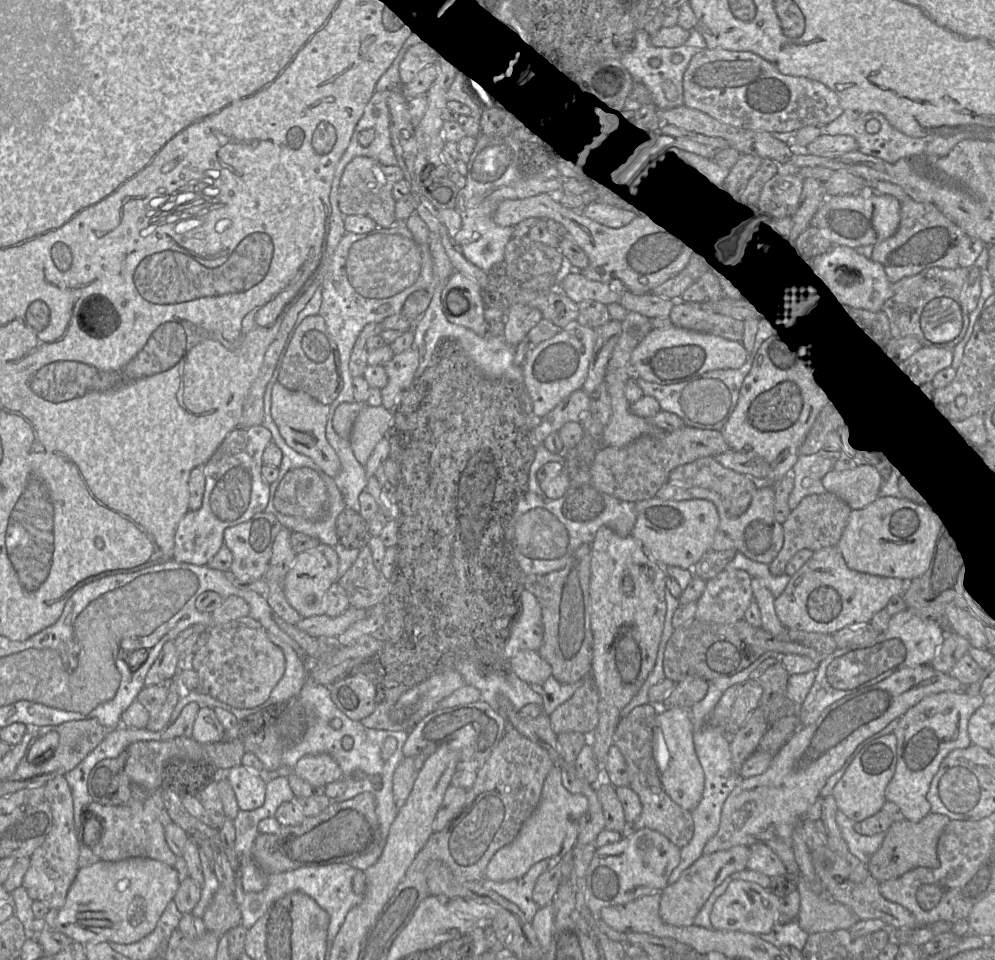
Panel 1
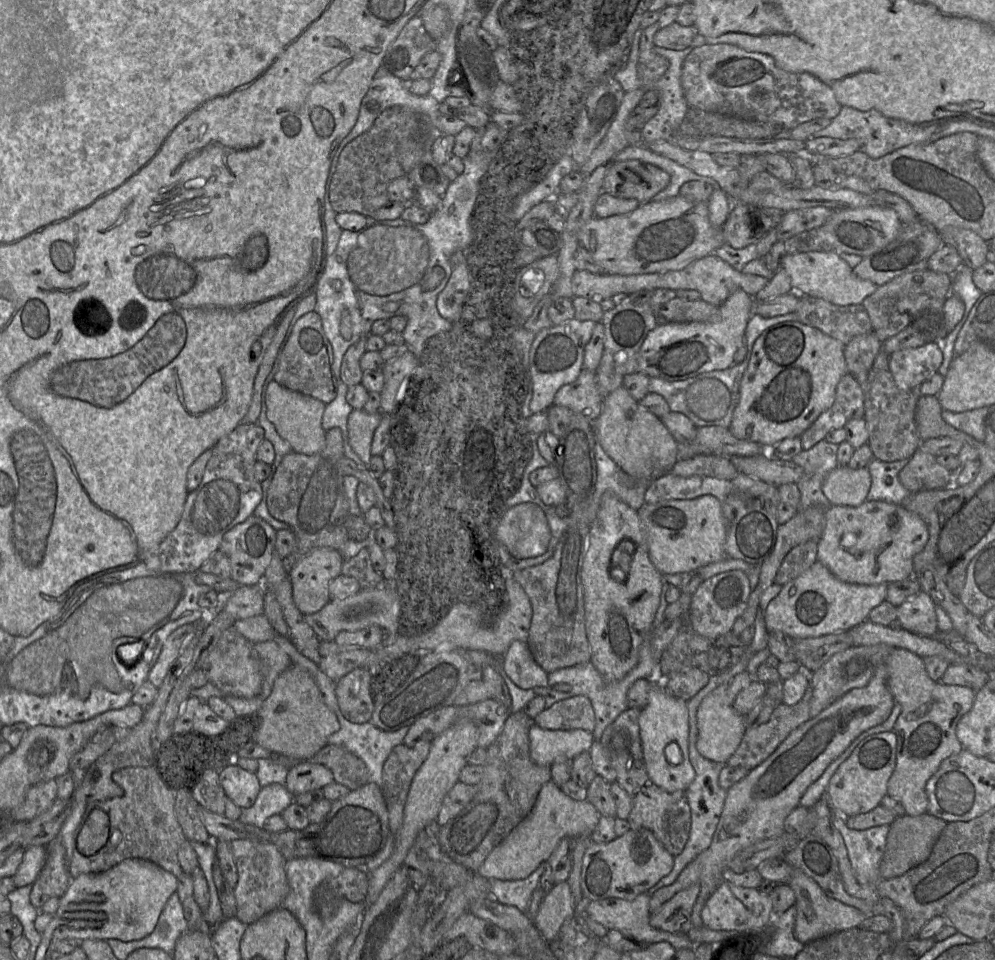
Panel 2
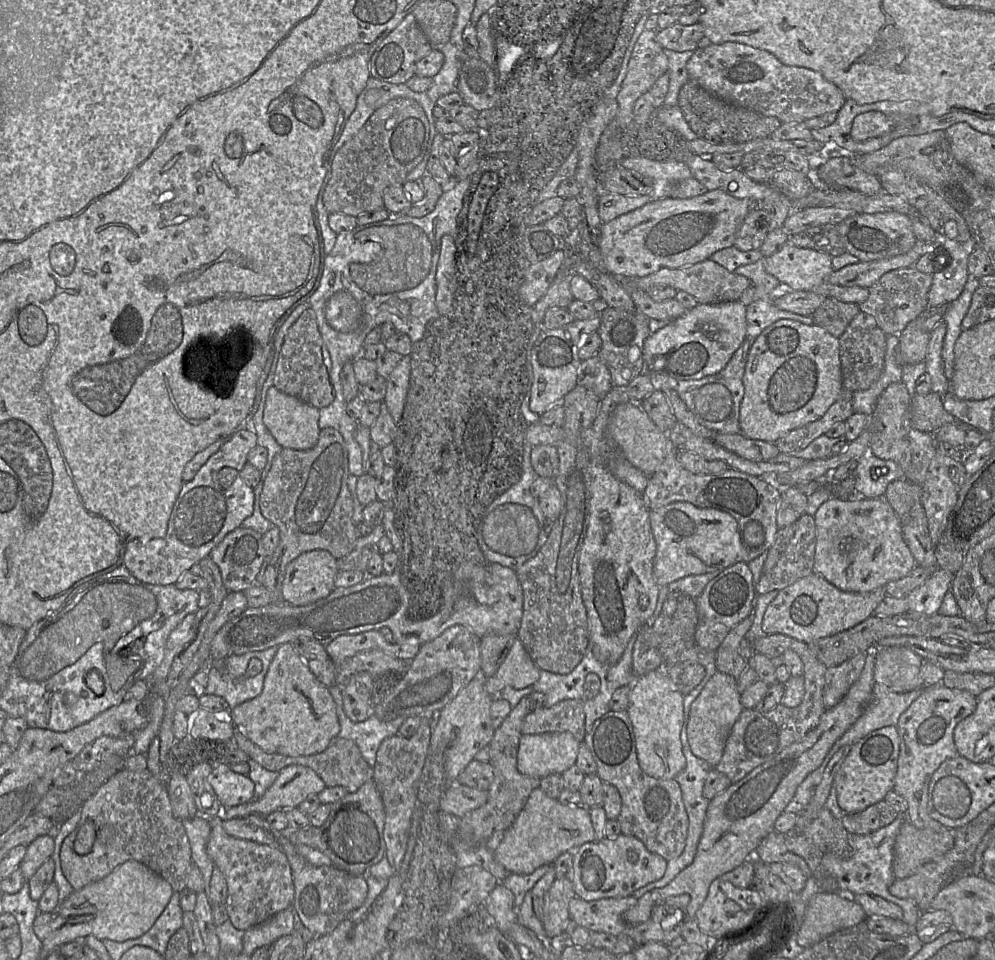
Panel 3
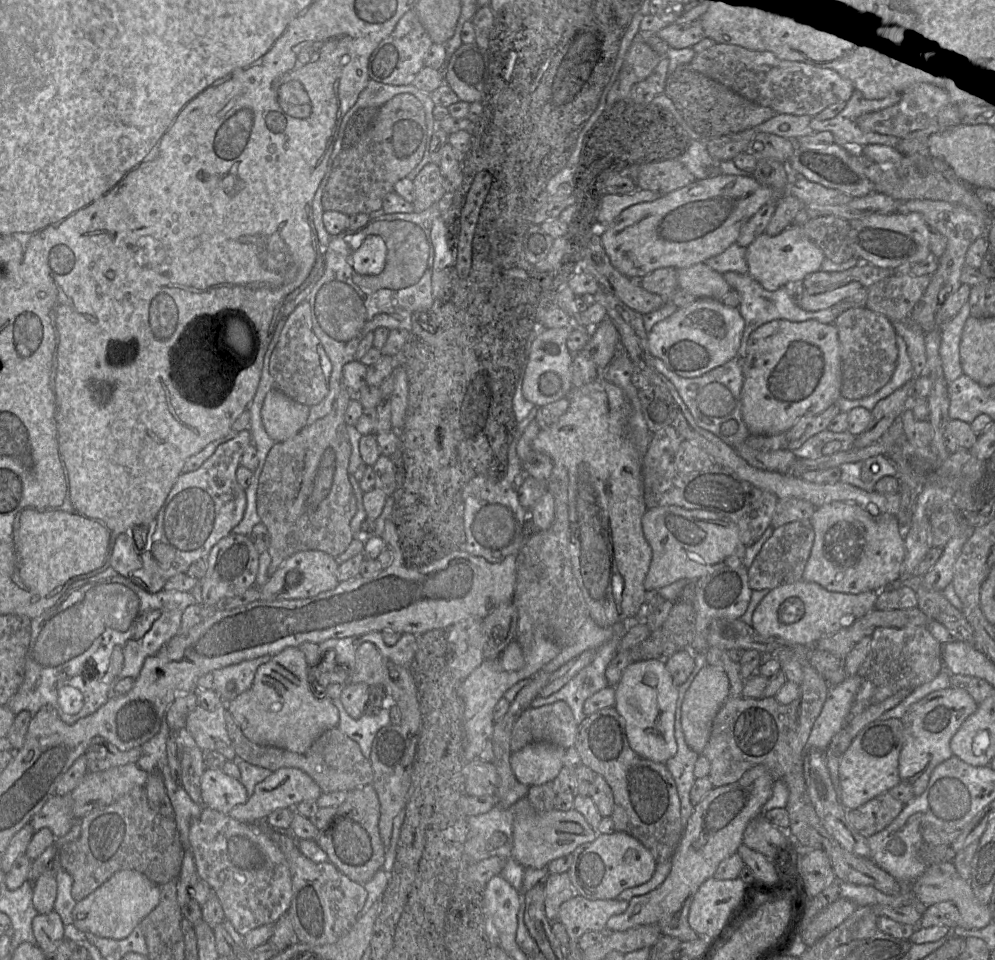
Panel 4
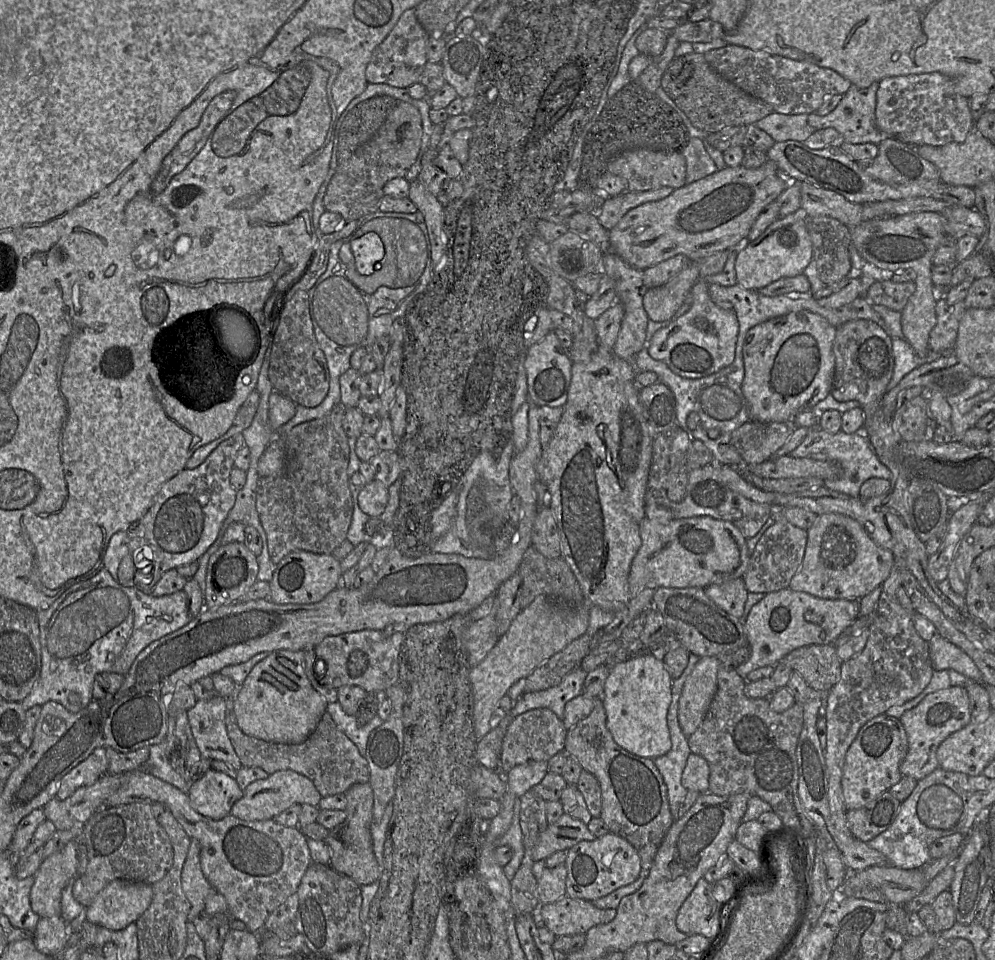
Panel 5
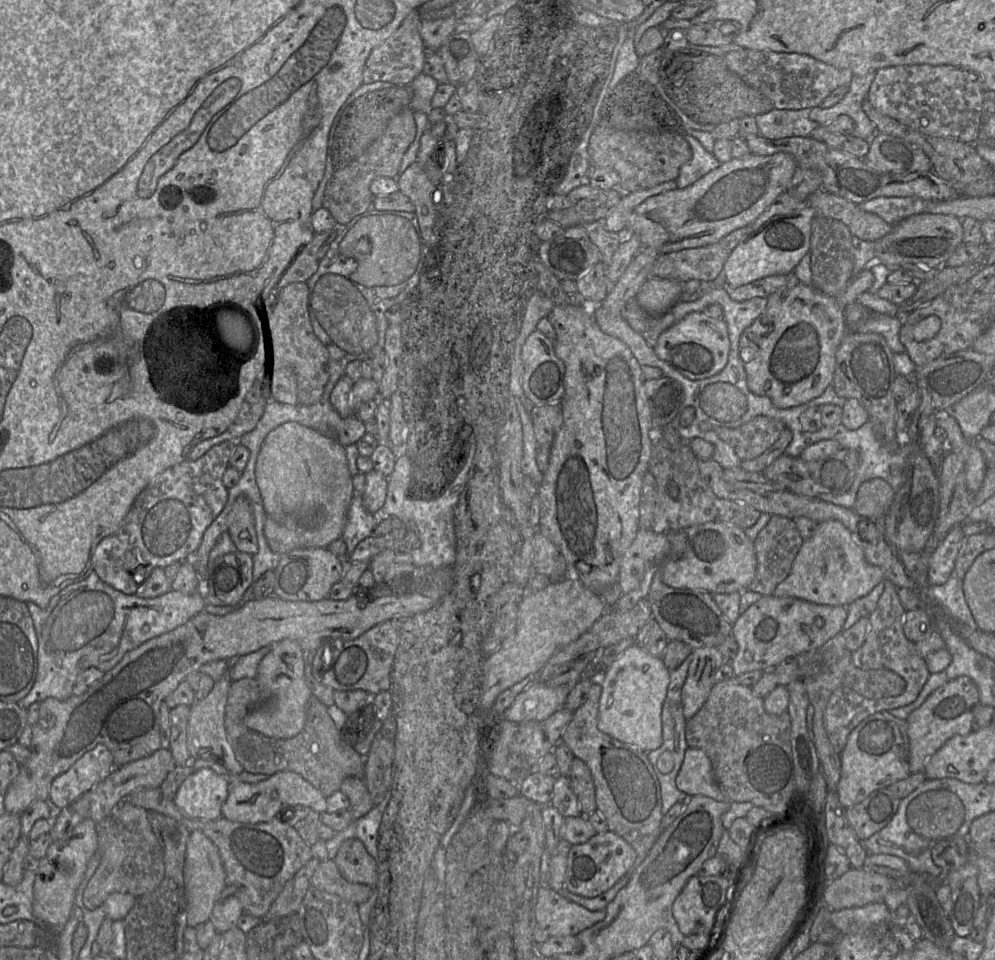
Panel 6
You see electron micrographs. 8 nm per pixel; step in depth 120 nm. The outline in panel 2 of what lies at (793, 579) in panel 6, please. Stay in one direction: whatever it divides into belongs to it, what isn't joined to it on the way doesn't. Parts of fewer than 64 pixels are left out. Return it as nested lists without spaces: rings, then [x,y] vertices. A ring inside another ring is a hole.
[[[867,500],[859,506],[831,505],[825,510],[825,528],[818,540],[817,561],[846,583],[889,584],[914,575],[914,559],[928,540],[926,523],[903,505],[882,500]]]

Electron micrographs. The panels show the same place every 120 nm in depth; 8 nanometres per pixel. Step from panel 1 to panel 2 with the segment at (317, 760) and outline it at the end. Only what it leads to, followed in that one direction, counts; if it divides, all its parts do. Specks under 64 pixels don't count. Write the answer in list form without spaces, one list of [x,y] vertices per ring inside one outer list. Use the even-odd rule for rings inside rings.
[[[302,761],[289,768],[285,786],[294,796],[322,789],[334,782],[332,771],[322,764]]]

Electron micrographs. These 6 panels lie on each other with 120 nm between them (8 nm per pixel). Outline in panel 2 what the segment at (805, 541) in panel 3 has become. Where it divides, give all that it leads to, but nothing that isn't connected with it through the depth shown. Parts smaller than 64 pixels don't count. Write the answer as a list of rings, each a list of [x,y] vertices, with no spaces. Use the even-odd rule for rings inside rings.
[[[809,540],[789,551],[784,558],[774,583],[785,585],[809,569],[817,561],[818,541]]]

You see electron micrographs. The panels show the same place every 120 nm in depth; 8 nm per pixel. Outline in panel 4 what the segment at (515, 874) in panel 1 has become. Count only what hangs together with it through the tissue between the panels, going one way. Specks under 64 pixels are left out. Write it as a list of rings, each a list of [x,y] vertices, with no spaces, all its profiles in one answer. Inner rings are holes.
[[[525,796],[518,800],[511,809],[514,814],[511,853],[513,858],[525,869],[545,868],[550,861],[570,855],[580,845],[594,841],[599,834],[574,808],[567,811],[552,809],[538,813]]]

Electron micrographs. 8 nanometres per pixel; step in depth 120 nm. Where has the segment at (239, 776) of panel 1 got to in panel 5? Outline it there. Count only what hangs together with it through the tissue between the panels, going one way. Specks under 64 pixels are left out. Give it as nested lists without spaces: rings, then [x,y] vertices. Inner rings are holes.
[[[209,769],[193,781],[187,790],[192,807],[201,815],[220,820],[230,814],[243,791],[236,780],[225,773]]]

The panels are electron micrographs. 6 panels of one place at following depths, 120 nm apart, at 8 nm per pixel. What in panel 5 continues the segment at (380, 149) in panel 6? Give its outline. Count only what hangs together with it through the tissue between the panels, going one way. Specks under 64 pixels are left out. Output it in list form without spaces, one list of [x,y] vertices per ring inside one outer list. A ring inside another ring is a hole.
[[[398,101],[376,134],[358,148],[347,161],[337,166],[323,197],[325,210],[341,215],[345,221],[358,220],[379,211],[378,207],[384,196],[384,185],[394,178],[405,177],[419,156],[421,137],[422,121],[418,109],[408,102]]]

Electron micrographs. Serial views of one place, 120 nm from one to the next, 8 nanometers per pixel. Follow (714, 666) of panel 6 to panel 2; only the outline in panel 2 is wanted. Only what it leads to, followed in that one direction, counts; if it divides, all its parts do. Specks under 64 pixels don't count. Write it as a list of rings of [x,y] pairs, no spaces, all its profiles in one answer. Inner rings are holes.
[[[722,682],[701,702],[697,711],[698,738],[696,748],[699,753],[714,762],[724,762],[735,753],[739,747],[745,730],[745,716],[739,714],[728,702],[728,682]]]

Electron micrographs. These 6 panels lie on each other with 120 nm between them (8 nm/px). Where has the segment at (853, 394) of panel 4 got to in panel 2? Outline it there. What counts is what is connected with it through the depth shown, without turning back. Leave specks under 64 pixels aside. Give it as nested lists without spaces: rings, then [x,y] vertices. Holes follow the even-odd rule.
[[[874,332],[854,337],[844,346],[844,356],[849,374],[867,376],[882,349],[882,342]]]

